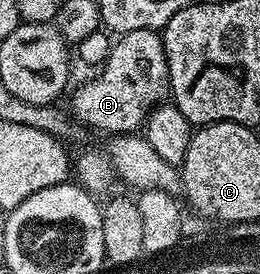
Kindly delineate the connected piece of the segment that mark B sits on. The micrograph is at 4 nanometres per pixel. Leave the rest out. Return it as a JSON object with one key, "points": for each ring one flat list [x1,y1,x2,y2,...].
{"points":[[152,28,120,33,109,49,109,56,100,65,94,80,74,87,71,112,89,128,108,134,133,134,142,127,145,117,162,103,167,92,169,71,161,32]]}

